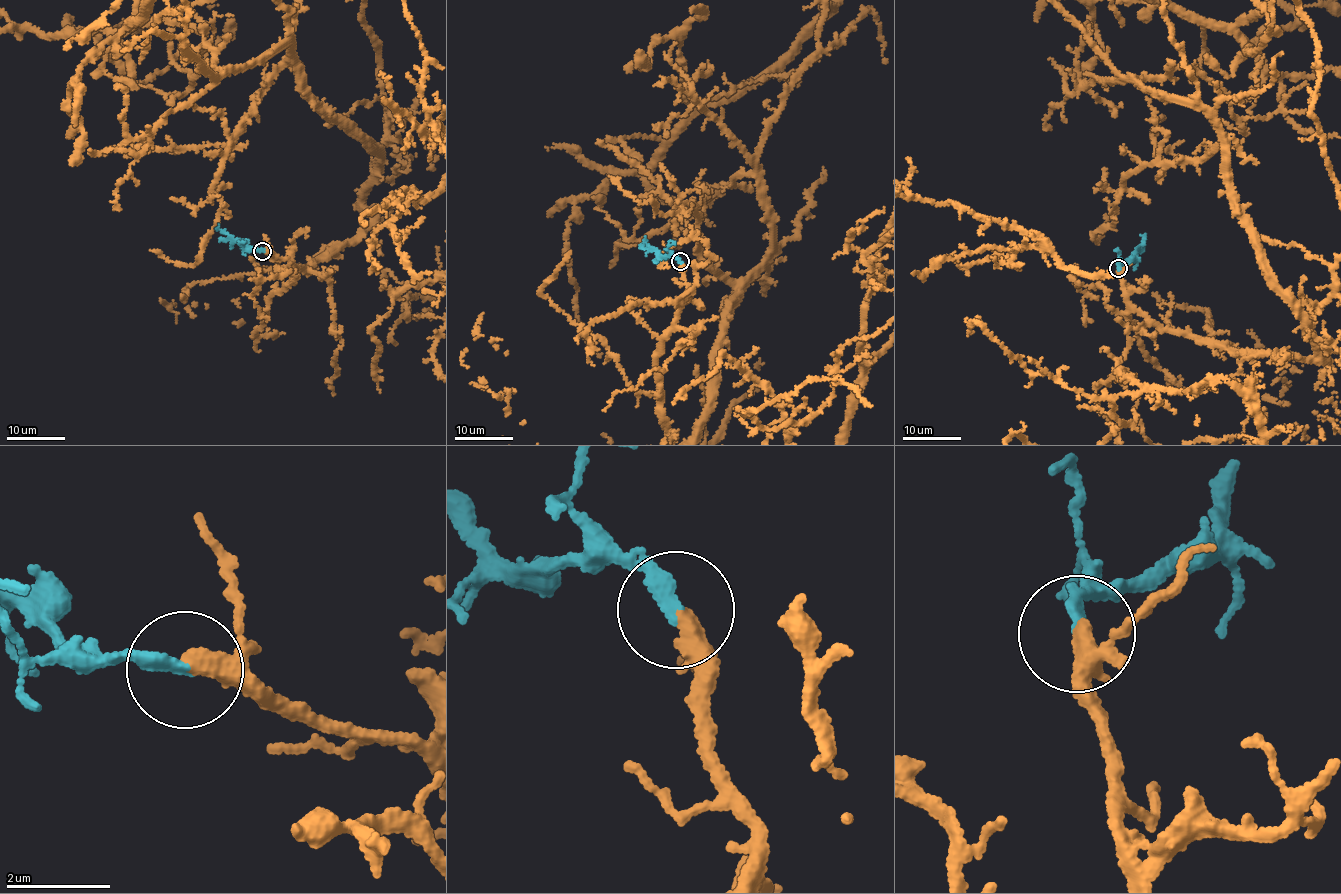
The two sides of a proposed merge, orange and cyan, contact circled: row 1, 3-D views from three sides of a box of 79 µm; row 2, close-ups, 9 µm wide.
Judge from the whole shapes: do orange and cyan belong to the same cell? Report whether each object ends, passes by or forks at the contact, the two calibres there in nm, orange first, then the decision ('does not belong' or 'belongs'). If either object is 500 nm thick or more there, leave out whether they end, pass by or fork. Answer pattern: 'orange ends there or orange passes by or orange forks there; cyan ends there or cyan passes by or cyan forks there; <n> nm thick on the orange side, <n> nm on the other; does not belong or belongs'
orange forks there; cyan ends there; 240 nm thick on the orange side, 260 nm on the other; belongs

